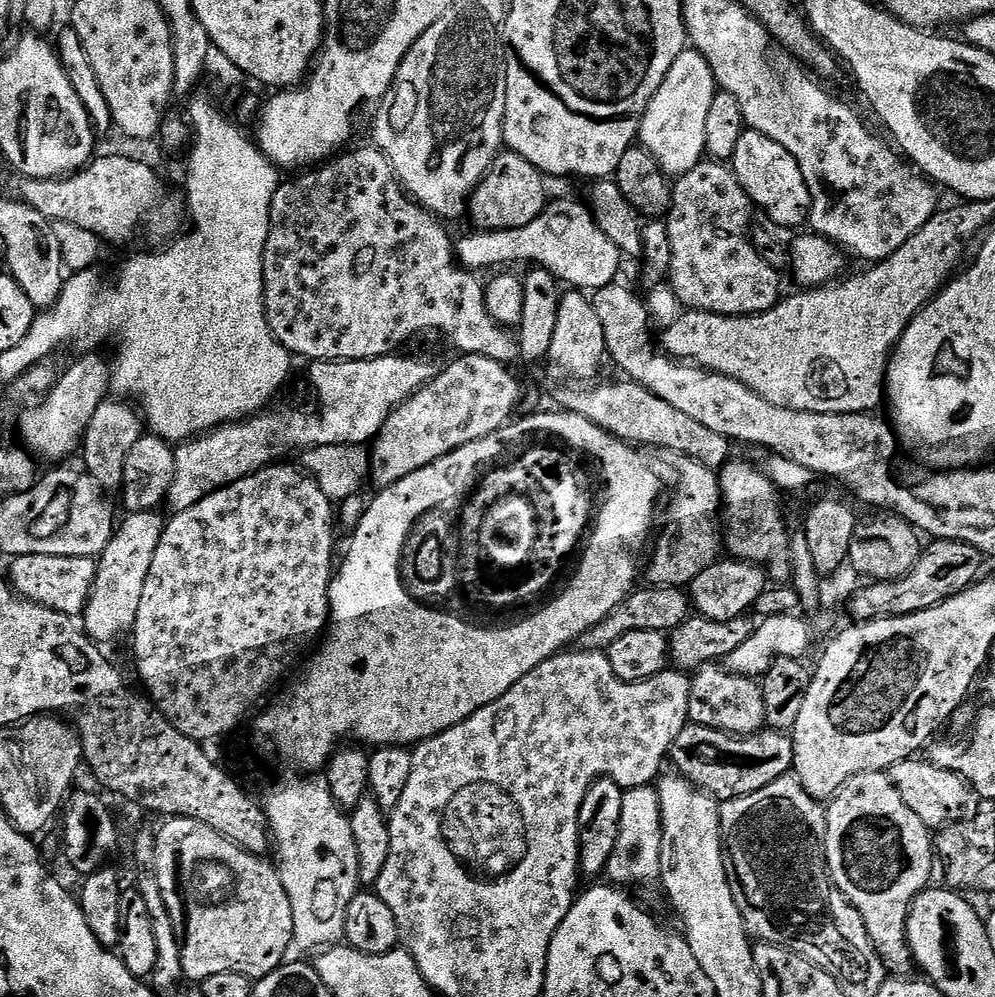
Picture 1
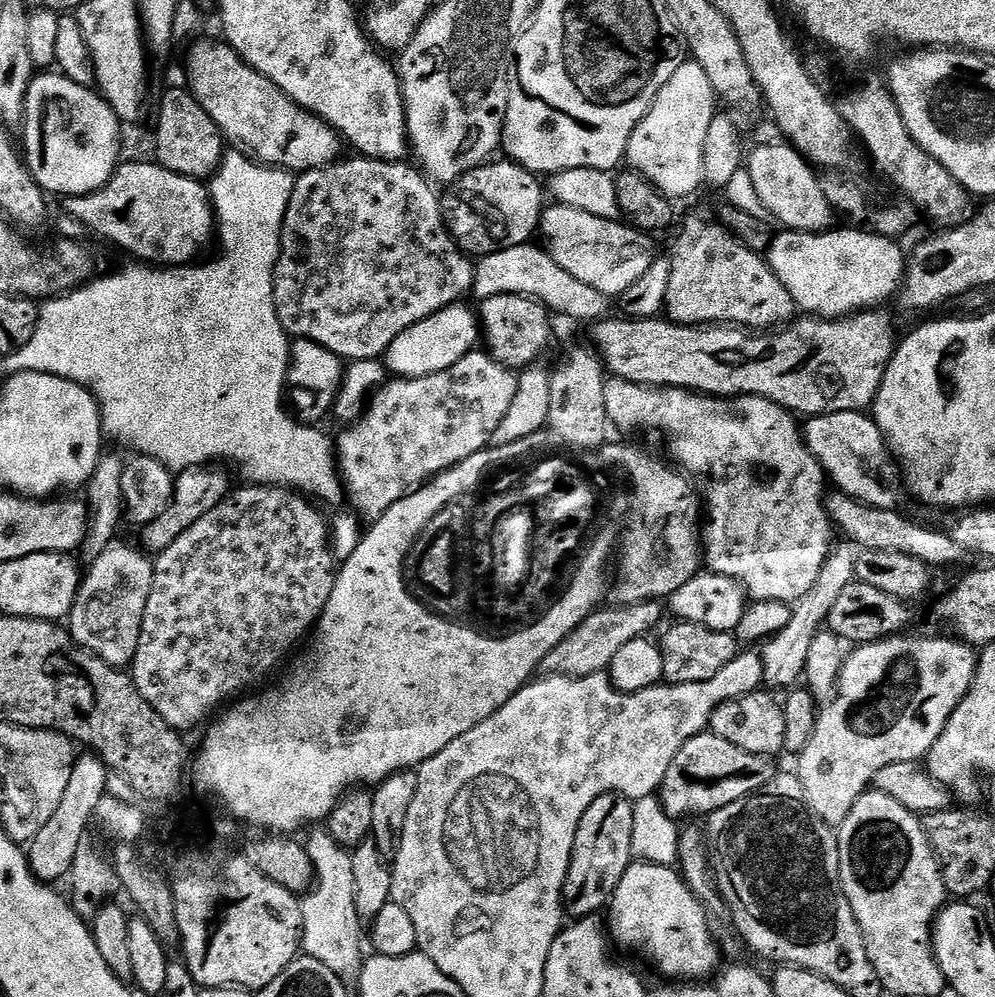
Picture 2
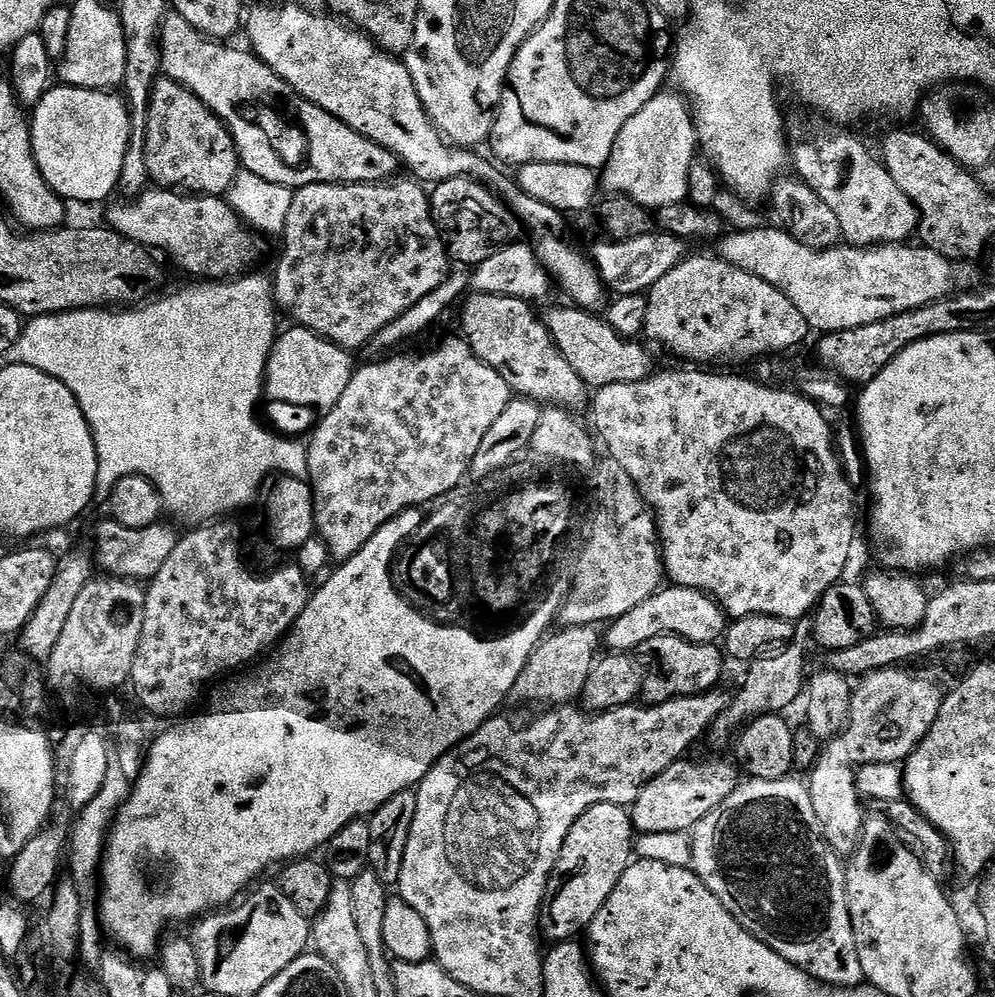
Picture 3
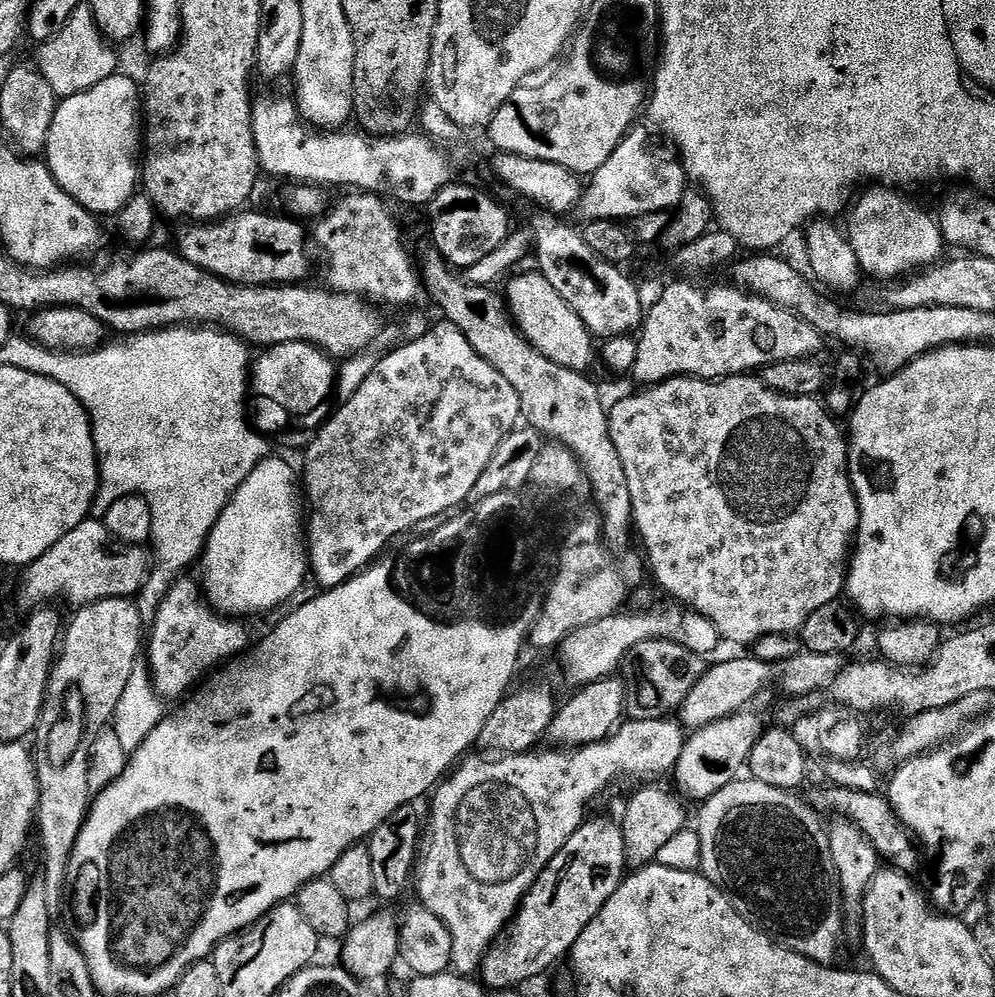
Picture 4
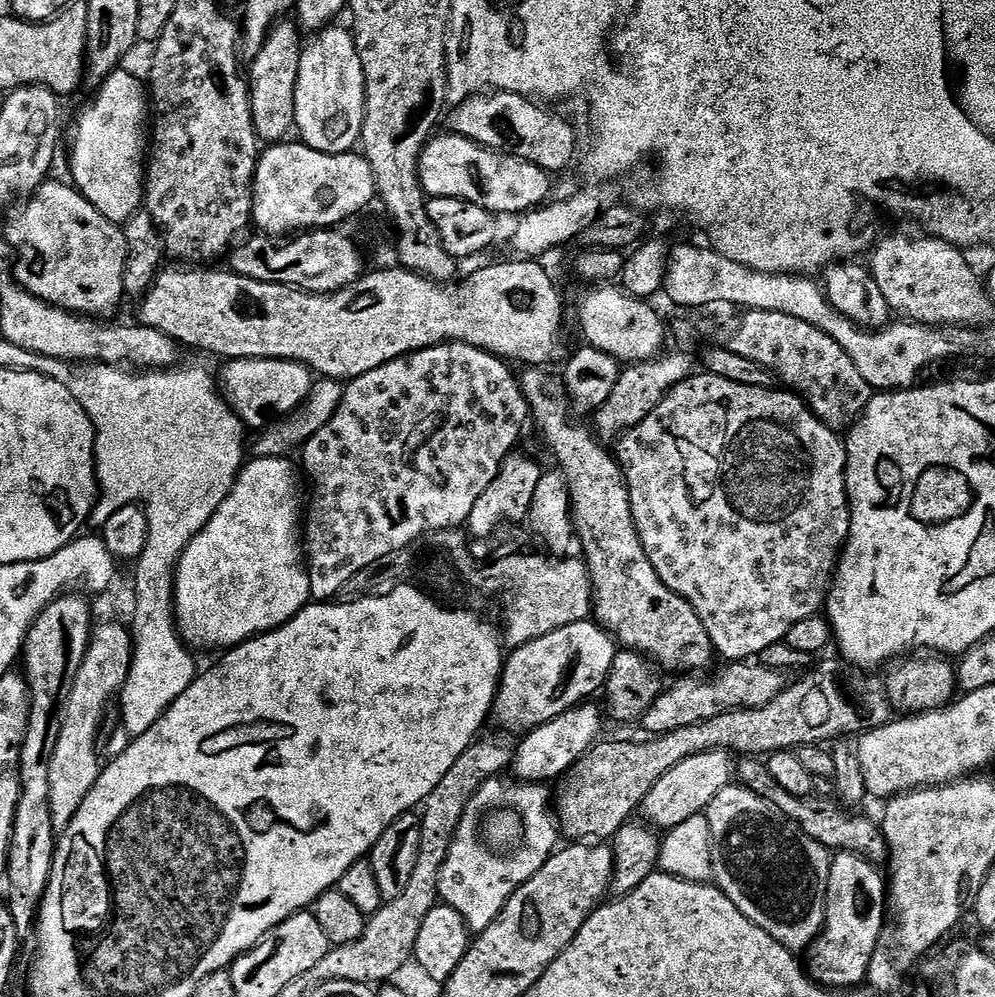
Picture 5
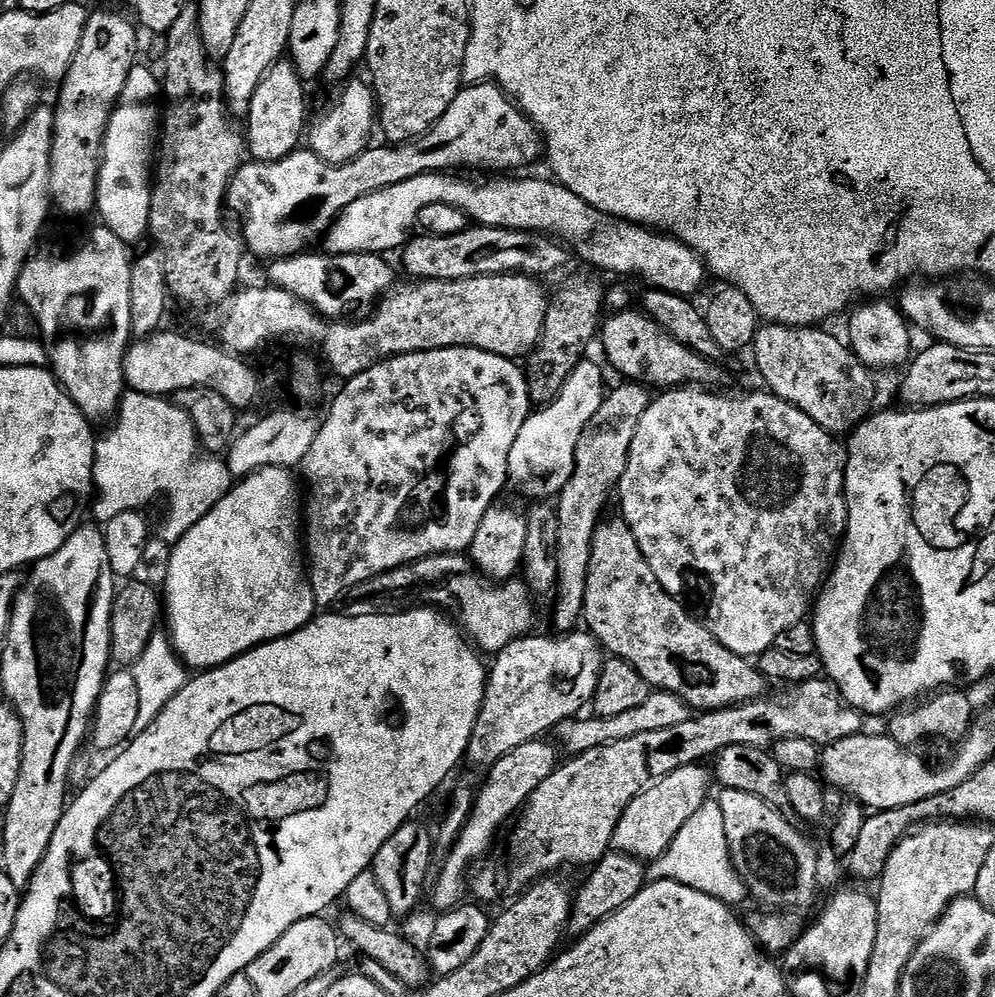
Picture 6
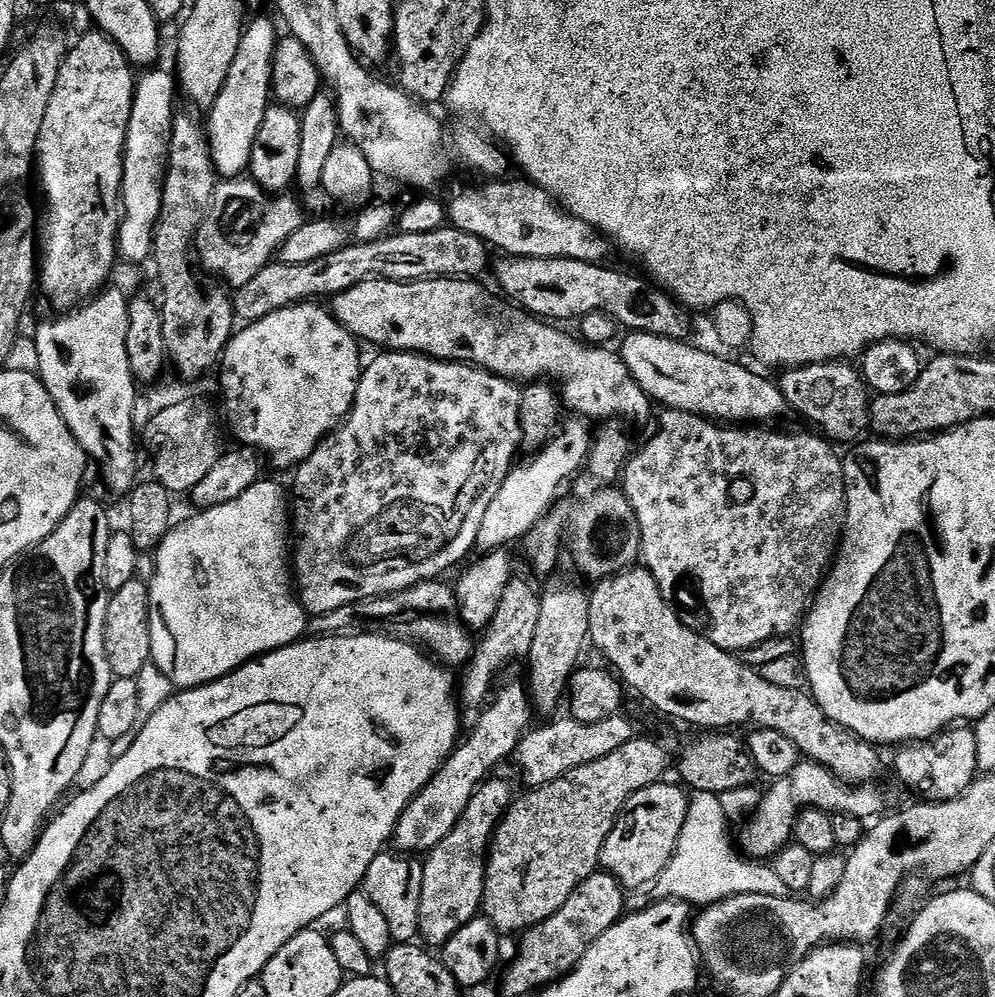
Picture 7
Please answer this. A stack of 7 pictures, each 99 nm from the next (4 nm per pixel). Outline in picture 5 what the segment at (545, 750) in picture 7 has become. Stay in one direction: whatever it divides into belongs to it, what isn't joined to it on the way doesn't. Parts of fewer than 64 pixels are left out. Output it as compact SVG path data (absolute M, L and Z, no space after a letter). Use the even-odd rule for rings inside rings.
M728 662L717 676L680 678L676 685L665 687L660 697L646 710L642 721L649 737L670 734L670 730L682 730L682 726L698 726L718 718L718 714L730 714L734 710L766 706L786 687L785 673L768 668L759 662Z

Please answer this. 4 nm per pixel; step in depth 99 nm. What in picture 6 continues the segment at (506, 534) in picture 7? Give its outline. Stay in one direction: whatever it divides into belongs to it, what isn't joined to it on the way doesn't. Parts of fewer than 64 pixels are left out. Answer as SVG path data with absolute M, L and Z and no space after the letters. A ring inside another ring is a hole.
M581 360L571 371L554 403L529 413L510 450L508 479L511 483L517 482L519 492L534 502L548 502L559 497L561 490L573 477L578 439L604 401L604 374L590 360Z

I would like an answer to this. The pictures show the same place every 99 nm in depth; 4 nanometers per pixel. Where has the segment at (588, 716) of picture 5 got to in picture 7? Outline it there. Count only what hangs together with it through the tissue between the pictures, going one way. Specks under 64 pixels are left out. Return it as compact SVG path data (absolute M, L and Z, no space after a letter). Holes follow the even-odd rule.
M489 778L477 788L476 793L470 798L470 806L466 806L462 818L458 818L454 830L450 830L450 834L446 834L446 838L442 838L442 842L438 842L438 846L434 846L423 861L419 939L429 949L443 949L444 944L450 942L450 938L454 938L454 934L458 934L462 926L466 926L466 922L475 920L481 915L484 902L484 875L488 865L488 846L492 842L496 827L500 824L500 819L508 811L514 799L511 786L504 780L496 779Z

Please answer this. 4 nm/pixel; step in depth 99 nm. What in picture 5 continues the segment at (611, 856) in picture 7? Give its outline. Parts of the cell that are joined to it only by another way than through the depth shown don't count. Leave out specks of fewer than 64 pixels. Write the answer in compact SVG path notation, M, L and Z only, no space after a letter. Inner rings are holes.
M721 750L707 752L706 754L694 754L694 758L686 758L686 762L678 762L674 770L666 770L662 778L646 794L642 805L643 819L649 825L660 830L667 830L686 822L686 818L694 818L701 815L707 809L710 802L723 788L727 788L734 780L734 756L731 751Z

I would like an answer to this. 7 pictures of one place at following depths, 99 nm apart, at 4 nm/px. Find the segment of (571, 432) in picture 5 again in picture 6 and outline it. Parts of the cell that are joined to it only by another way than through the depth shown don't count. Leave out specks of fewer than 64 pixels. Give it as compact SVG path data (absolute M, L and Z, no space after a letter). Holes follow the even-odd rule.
M623 518L615 519L605 519L598 523L592 538L582 617L583 623L588 623L586 628L592 639L609 657L625 660L632 666L646 681L649 689L674 694L697 713L714 712L719 708L732 708L735 704L746 704L761 699L765 695L764 675L745 657L722 647L677 597L664 591L663 586L654 578L630 526Z

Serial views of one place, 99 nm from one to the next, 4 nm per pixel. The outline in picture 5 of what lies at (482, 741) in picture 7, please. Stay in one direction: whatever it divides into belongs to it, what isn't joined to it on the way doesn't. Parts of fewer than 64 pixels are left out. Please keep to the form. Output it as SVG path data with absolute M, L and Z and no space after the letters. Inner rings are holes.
M591 619L562 626L562 630L546 634L546 638L538 638L534 642L526 642L526 646L511 649L504 662L504 671L500 673L500 687L496 690L496 703L492 706L494 720L504 727L501 729L505 733L523 734L558 718L558 714L566 714L566 710L580 707L595 692L597 695L603 689L617 651L616 641Z

